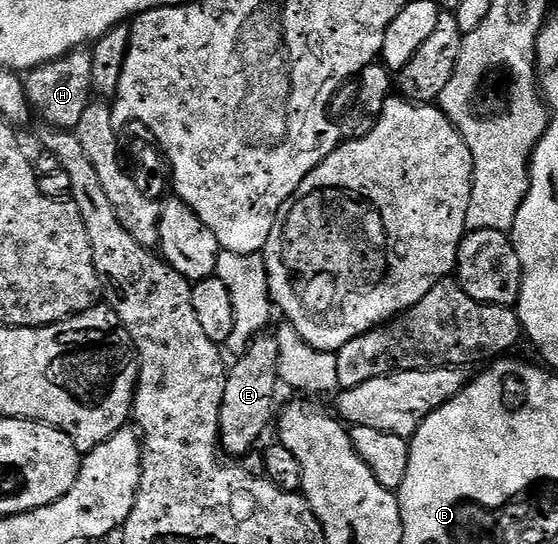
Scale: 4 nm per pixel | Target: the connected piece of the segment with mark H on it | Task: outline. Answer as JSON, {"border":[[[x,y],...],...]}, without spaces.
{"border":[[[81,48],[27,71],[24,91],[29,107],[35,113],[37,110],[49,122],[49,127],[75,131],[78,120],[82,120],[82,112],[86,112],[88,105],[94,100],[93,80],[91,49]]]}

